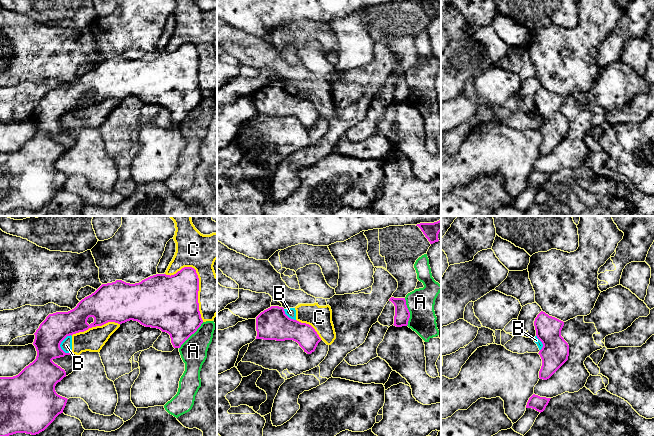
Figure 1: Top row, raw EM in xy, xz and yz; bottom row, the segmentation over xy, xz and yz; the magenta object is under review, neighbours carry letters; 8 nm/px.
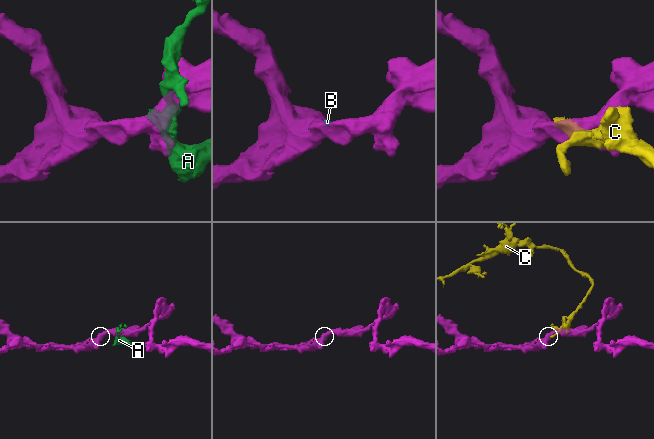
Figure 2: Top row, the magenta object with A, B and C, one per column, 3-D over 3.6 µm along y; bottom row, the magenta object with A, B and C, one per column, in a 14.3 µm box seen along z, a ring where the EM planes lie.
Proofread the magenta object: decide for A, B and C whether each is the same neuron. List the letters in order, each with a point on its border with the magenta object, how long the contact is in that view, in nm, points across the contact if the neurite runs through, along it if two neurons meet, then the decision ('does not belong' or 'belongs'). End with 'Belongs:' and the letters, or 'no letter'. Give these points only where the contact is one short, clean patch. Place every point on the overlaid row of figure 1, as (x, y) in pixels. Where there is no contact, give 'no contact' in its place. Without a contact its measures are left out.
A: meets magenta in xz at (409, 312); contact 220 nm long; does not belong
B: meets magenta in xy at (60, 343); contact 170 nm long; border along xy (70, 334), (60, 344), (60, 348), (65, 353); does not belong
C: meets magenta in xy at (198, 281); contact 500 nm long; does not belong
Belongs: no letter

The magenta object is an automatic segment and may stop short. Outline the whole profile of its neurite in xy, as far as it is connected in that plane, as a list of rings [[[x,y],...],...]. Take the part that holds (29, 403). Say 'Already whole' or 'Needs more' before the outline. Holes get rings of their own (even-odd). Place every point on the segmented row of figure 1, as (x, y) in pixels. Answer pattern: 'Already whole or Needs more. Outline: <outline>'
Already whole. Outline: [[[184,267],[174,275],[156,274],[135,284],[122,280],[102,284],[94,293],[82,299],[74,309],[49,314],[34,333],[36,359],[18,375],[0,377],[0,436],[16,433],[39,434],[63,413],[68,399],[58,395],[55,386],[66,377],[66,372],[52,360],[71,354],[65,353],[60,347],[67,336],[108,322],[122,324],[133,320],[145,327],[168,333],[173,347],[180,348],[203,323],[198,291],[199,278],[196,270]]]

